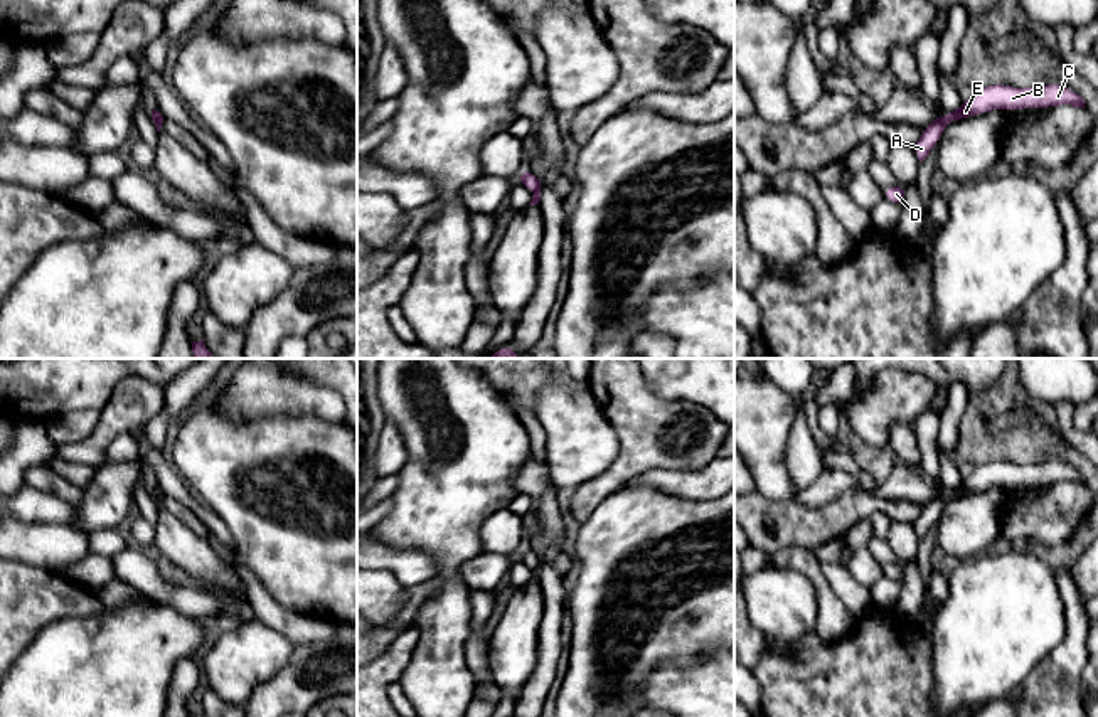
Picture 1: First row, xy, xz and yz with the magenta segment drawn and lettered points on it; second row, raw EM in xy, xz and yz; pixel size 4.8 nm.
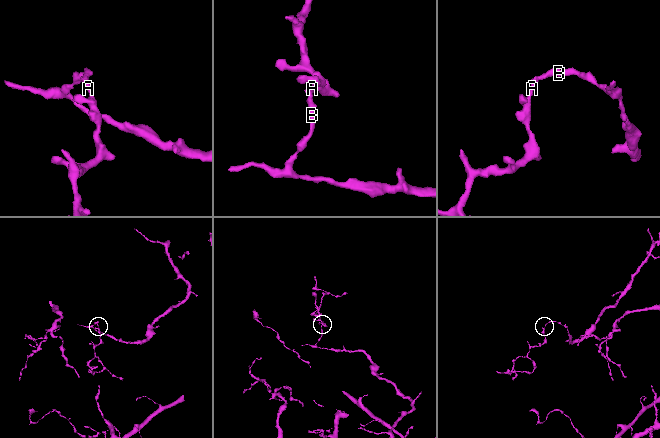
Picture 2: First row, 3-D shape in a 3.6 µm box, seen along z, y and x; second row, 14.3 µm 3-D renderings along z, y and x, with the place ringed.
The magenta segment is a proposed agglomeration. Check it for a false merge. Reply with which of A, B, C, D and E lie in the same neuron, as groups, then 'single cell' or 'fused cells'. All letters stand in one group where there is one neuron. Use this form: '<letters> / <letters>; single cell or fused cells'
A D / B C E; fused cells

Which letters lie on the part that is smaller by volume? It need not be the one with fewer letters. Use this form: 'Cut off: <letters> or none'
Cut off: A, D

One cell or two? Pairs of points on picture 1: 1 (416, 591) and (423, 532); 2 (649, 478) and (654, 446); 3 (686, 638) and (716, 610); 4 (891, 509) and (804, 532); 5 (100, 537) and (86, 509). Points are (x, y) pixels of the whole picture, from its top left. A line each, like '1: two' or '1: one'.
1: two
2: two
3: one
4: one
5: two

